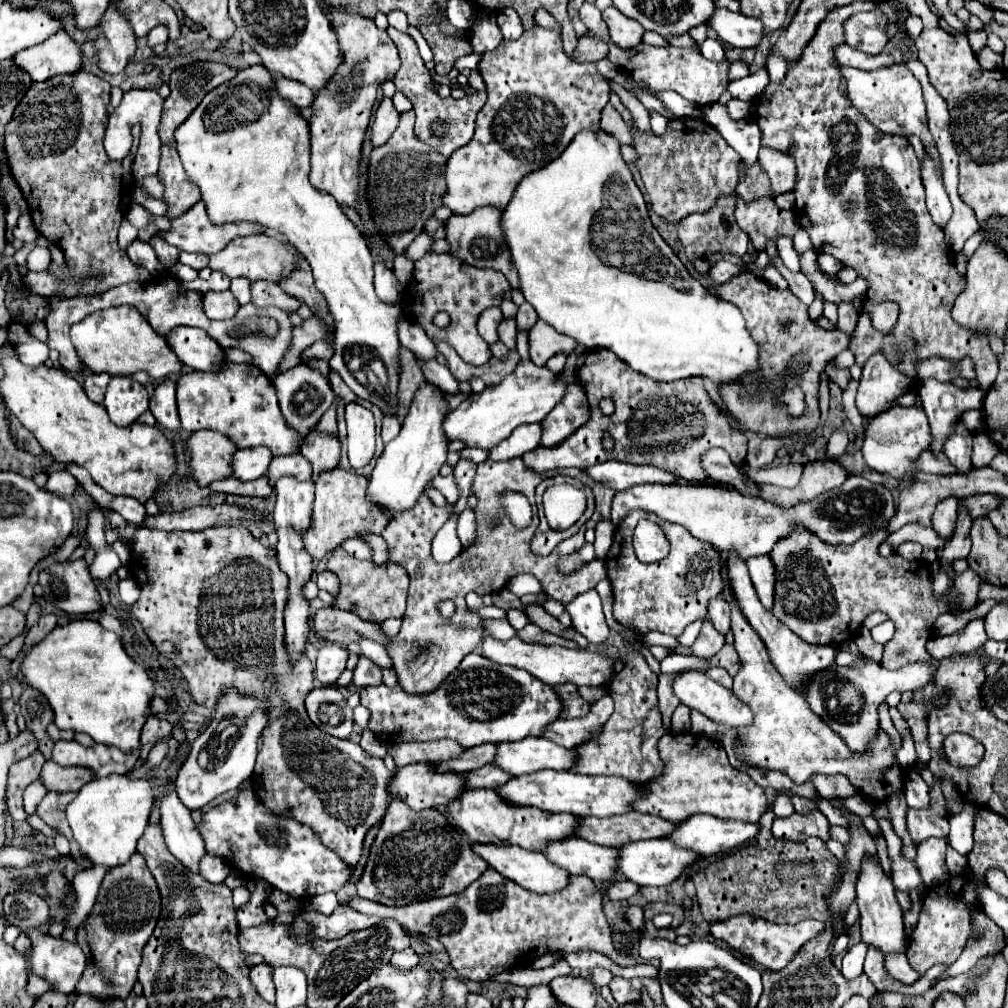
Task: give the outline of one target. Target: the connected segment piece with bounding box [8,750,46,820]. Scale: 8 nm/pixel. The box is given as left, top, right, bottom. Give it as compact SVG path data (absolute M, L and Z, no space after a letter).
M40 750L32 752L28 758L22 758L14 762L8 770L8 808L14 820L28 820L28 814L22 804L22 794L28 784L32 784L38 774L40 766L44 764L44 756Z

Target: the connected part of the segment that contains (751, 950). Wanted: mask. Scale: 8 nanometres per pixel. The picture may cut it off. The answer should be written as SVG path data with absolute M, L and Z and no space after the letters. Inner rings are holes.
M748 914L728 918L724 922L716 922L710 926L710 932L714 938L724 940L728 946L732 946L734 950L742 952L744 956L756 960L758 964L762 964L768 970L784 968L794 958L796 950L800 950L800 946L804 942L808 942L810 938L814 938L820 930L824 930L824 922L818 922L818 920L802 920L798 924L784 924L782 926L782 924L768 922L764 918L752 918Z

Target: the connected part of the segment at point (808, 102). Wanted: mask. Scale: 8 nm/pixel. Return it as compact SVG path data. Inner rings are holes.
M852 2L852 4L846 4L846 6L832 8L832 10L828 12L828 16L820 22L820 26L818 26L814 38L812 38L812 42L806 46L806 50L804 50L804 58L800 60L800 66L796 66L796 70L788 70L782 84L778 84L778 86L776 86L776 84L768 84L768 86L764 88L764 92L758 96L758 100L754 102L754 118L758 118L756 124L758 124L758 128L760 128L760 132L762 132L762 146L780 150L780 152L792 156L794 162L796 162L796 186L794 186L794 196L796 196L796 204L794 204L794 206L796 206L796 208L794 208L794 212L796 212L796 220L798 220L798 224L810 234L816 252L826 252L826 254L836 256L844 266L854 268L854 270L858 272L860 278L868 280L868 300L870 300L870 302L894 300L894 302L898 302L898 306L900 306L898 326L894 326L890 334L880 334L878 330L874 330L870 316L868 316L868 314L860 314L858 324L856 324L856 330L854 330L852 340L850 340L850 346L848 346L848 348L854 352L854 356L856 356L856 364L858 364L858 366L864 366L864 364L868 362L868 358L870 358L874 352L882 352L898 372L902 372L904 376L908 376L908 378L914 382L914 388L912 388L912 392L916 394L916 404L914 404L914 406L922 408L922 402L920 402L920 396L918 396L918 384L920 384L920 378L918 378L918 372L916 372L916 366L918 366L922 360L932 358L932 356L944 356L944 358L950 358L950 360L962 360L962 358L968 356L970 350L990 350L990 346L988 346L988 340L986 340L984 336L976 336L974 332L970 332L970 330L958 326L958 324L950 318L950 308L952 308L956 296L964 290L964 280L958 276L958 272L956 272L956 268L954 268L952 250L950 250L950 246L944 242L944 232L942 232L942 228L938 228L938 226L932 222L932 218L930 218L930 214L928 214L928 210L926 210L926 202L924 202L924 186L922 186L922 182L920 182L920 164L918 164L918 158L916 158L916 154L914 154L914 148L910 146L910 142L908 142L904 136L890 136L890 134L884 134L884 132L880 132L880 130L874 130L872 124L870 124L870 122L868 122L868 120L866 120L866 118L852 106L852 102L848 102L846 86L844 86L844 80L840 78L838 62L834 60L832 50L834 50L836 44L842 44L842 42L844 42L844 40L842 40L842 24L844 24L844 18L850 18L852 14L862 12L862 10L874 10L874 8L876 8L874 2L872 2L872 8L864 8L864 6L866 6L866 2Z

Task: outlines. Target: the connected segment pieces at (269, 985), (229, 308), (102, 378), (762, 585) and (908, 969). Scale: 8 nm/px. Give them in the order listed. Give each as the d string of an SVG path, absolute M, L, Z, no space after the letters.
M258 964L258 966L252 966L250 968L250 982L256 986L258 994L274 1004L274 982L272 982L272 968L268 968L266 964Z
M230 290L226 292L206 292L204 294L204 310L210 318L220 318L220 320L230 320L236 316L240 304L232 296Z
M106 372L100 374L88 374L86 382L84 382L84 390L88 394L88 398L92 402L102 402L104 400L104 392L106 392L106 384L108 384L110 376Z
M764 554L764 556L750 558L746 564L748 564L750 578L752 578L752 584L758 592L762 606L770 608L772 606L772 582L774 582L774 572L776 572L772 562L768 562L768 556Z
M898 952L898 954L886 954L884 956L884 966L888 970L890 976L894 976L896 980L902 980L902 982L914 982L920 974L916 974L912 970L912 966L908 964L908 958L906 958L906 952Z

